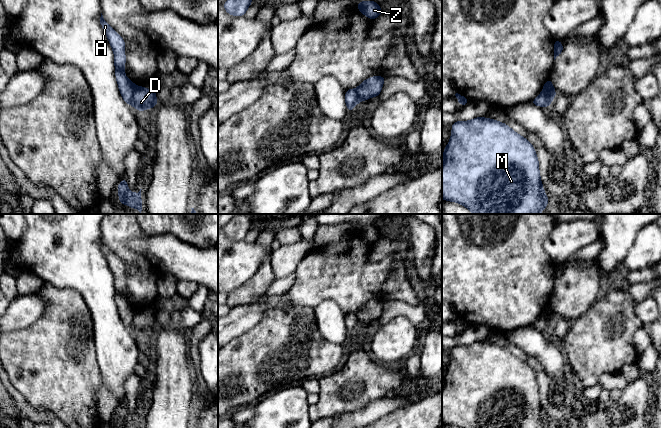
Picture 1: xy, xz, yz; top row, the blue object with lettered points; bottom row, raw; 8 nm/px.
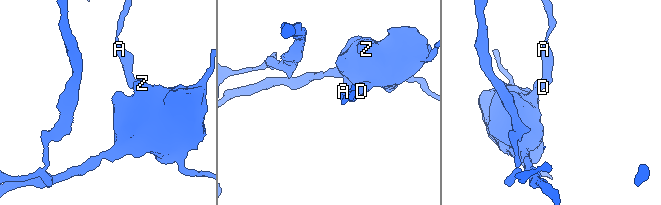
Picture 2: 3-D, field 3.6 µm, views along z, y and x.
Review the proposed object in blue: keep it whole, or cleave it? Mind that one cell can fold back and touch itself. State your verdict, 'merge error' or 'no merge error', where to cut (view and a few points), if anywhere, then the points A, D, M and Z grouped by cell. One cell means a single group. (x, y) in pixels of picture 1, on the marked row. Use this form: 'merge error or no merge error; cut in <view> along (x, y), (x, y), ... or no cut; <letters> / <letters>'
merge error; cut in xy along (137, 87), (130, 104); A / D M Z

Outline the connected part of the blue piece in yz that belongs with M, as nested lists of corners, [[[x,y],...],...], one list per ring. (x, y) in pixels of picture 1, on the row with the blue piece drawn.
[[[477,117],[452,124],[451,138],[443,151],[442,199],[465,206],[473,214],[540,214],[548,207],[533,145],[507,124]]]

